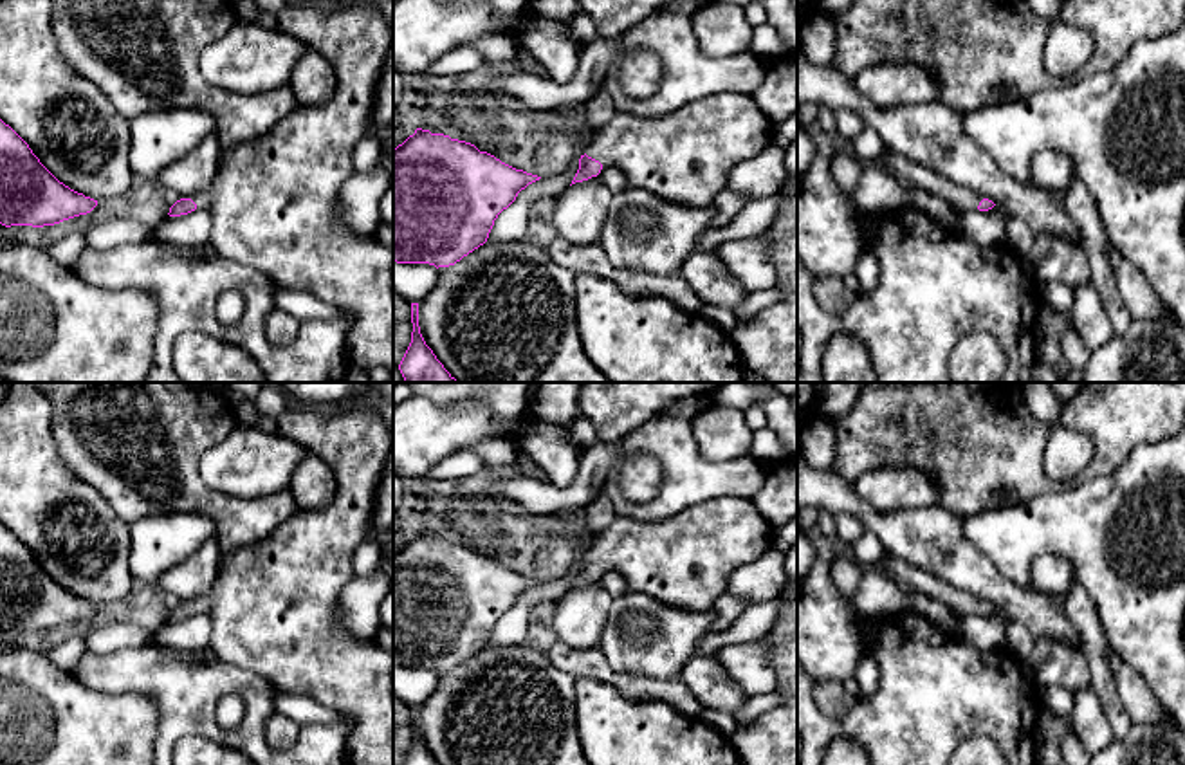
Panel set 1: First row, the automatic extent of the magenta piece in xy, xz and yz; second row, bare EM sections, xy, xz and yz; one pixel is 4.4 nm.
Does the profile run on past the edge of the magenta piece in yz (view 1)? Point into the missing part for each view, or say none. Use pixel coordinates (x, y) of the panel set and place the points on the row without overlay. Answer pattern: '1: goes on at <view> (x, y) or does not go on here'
1: goes on at yz (960, 603)

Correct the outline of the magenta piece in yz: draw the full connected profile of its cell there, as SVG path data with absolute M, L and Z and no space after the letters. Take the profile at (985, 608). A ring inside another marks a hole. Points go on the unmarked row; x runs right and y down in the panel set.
M886 558L882 567L896 583L940 601L956 617L972 617L976 613L988 615L996 610L992 604L983 603L981 599L904 559Z

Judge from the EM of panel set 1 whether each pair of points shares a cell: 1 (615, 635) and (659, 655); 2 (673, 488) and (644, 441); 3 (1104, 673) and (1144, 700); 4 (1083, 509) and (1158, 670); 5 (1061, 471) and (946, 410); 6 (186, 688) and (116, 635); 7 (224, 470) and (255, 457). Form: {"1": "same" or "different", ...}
{"1": "same", "2": "same", "3": "different", "4": "same", "5": "different", "6": "different", "7": "same"}

